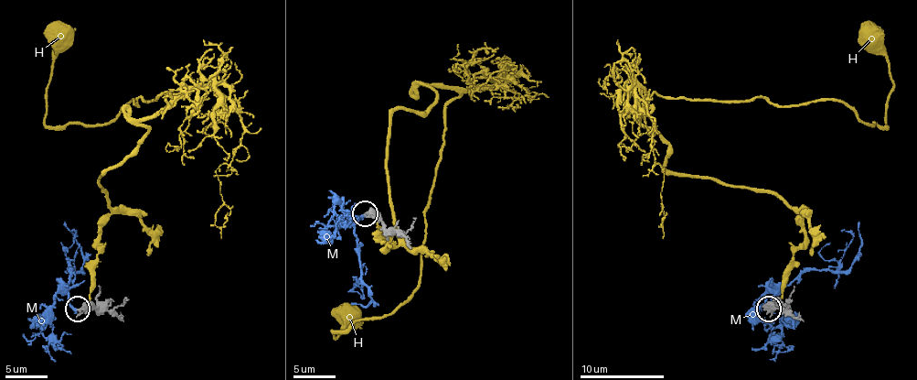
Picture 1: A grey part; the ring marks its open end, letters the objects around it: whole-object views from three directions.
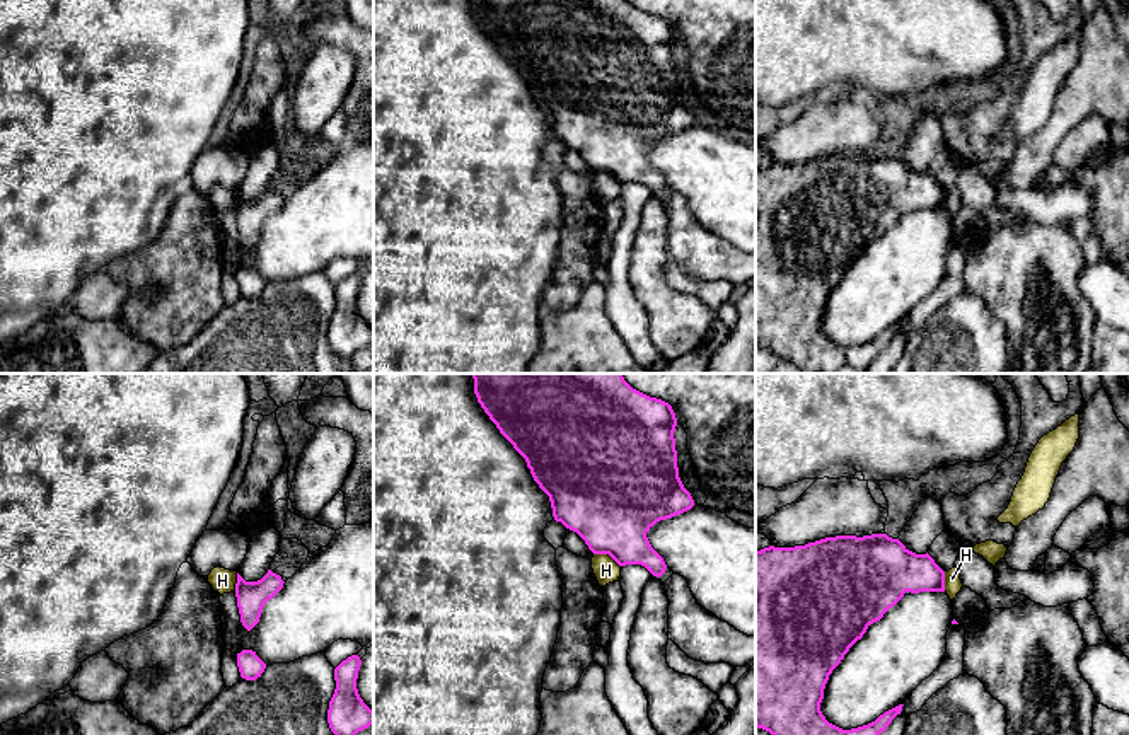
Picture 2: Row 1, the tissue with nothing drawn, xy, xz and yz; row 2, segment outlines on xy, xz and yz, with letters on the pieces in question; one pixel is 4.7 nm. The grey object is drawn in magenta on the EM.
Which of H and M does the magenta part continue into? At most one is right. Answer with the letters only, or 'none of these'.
M

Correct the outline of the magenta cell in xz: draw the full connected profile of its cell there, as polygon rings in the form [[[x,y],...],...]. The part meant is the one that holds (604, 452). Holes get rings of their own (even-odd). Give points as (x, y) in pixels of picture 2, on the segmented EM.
[[[471,373],[478,402],[500,433],[525,459],[539,488],[549,496],[553,517],[576,532],[593,554],[609,554],[619,566],[641,564],[653,576],[667,570],[646,532],[660,520],[694,506],[679,477],[672,406],[633,389],[622,373]]]

